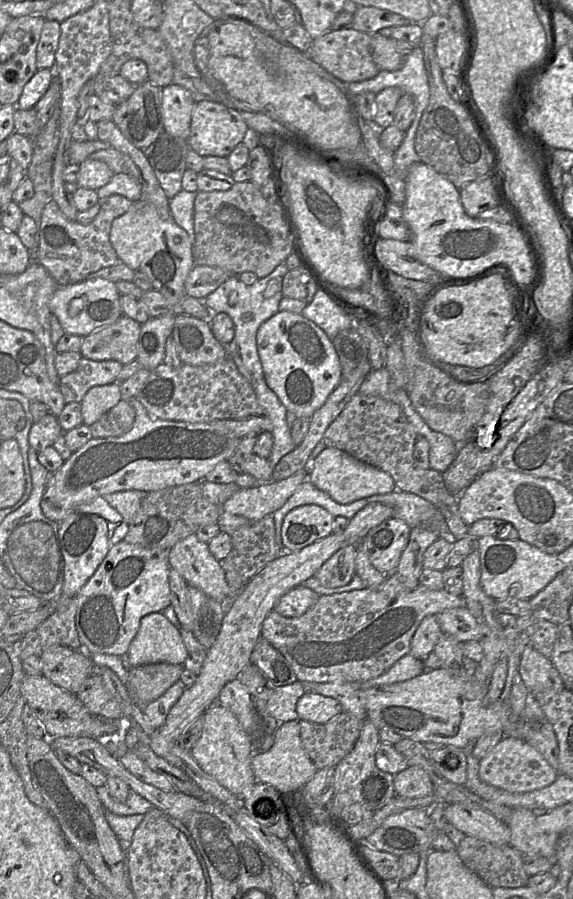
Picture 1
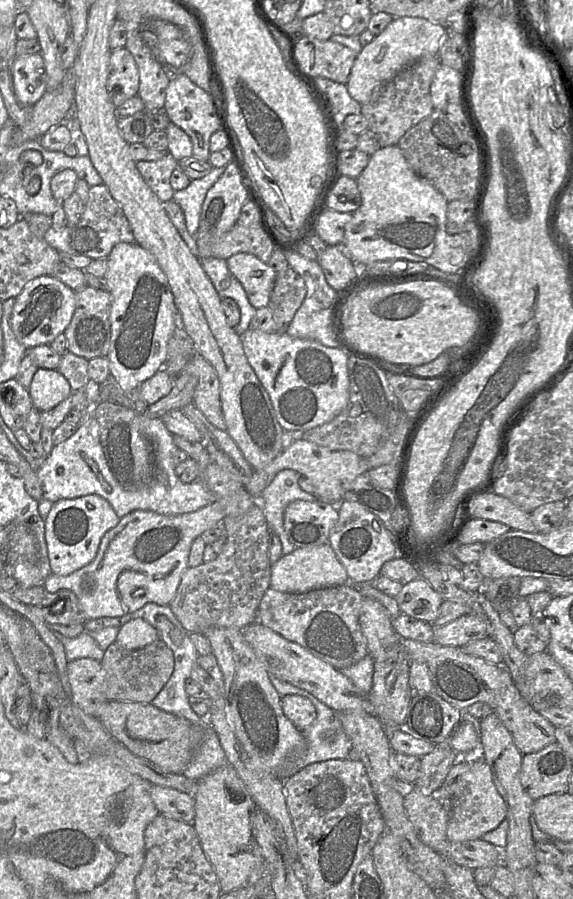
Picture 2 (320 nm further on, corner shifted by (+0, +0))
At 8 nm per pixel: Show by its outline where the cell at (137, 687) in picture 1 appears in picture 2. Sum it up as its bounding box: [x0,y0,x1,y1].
[101,638,175,703]

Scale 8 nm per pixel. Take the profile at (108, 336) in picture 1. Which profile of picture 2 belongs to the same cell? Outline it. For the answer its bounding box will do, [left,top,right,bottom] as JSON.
[64,285,110,360]

